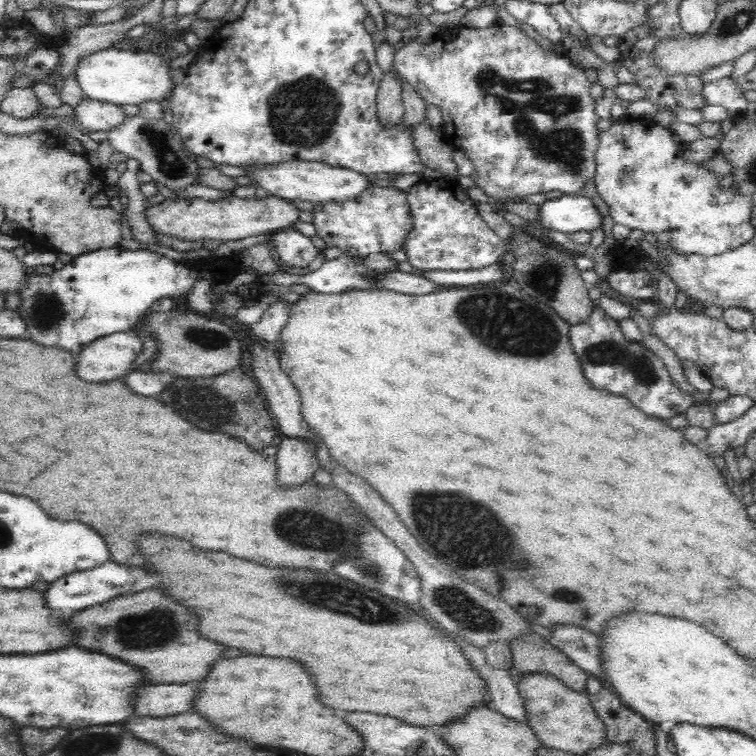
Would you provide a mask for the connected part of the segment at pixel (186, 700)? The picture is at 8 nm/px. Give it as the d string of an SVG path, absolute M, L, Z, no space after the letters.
M196 682L190 684L160 684L142 688L138 692L136 714L138 716L166 717L191 710Z

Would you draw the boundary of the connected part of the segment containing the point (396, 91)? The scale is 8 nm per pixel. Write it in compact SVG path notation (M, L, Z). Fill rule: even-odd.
M391 69L382 75L377 92L377 116L386 128L388 124L399 124L404 120L404 107L401 99L400 77Z

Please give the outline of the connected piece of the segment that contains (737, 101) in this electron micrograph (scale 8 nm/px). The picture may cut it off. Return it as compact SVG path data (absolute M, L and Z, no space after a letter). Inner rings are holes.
M727 76L704 84L702 95L708 106L720 105L728 110L729 114L747 110L747 101L740 97L736 83Z

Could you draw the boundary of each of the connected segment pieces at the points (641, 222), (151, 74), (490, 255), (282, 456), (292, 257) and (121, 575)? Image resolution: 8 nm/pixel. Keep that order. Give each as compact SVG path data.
M624 118L623 120L616 120L608 128L608 130L603 131L600 135L600 140L597 144L597 150L595 152L594 161L596 163L596 172L594 173L593 180L596 183L596 191L598 191L598 196L602 199L610 208L610 214L612 211L612 220L614 224L624 225L630 229L640 229L642 232L652 232L656 235L658 242L664 246L670 246L674 248L678 253L684 254L696 254L704 257L716 256L718 254L723 254L734 248L739 248L742 244L752 242L752 236L754 236L754 226L751 224L751 217L753 216L754 202L753 198L748 198L743 194L737 194L735 190L730 192L730 190L720 190L718 188L718 180L714 178L711 172L704 172L704 170L697 169L696 162L686 162L683 158L678 158L675 154L678 149L682 147L677 146L672 142L670 134L665 127L657 125L653 121L638 121L631 120L629 118Z
M114 47L97 50L80 59L73 77L86 98L116 105L155 102L168 96L170 90L170 72L159 55L134 54L134 51Z
M448 177L422 180L406 191L413 226L404 238L406 262L417 270L482 270L486 266L502 263L506 254L505 240L490 229L479 216L476 205L467 190L458 181Z
M281 436L275 454L278 460L278 480L282 480L282 486L302 485L312 479L319 468L314 451L316 447L312 441Z
M291 228L280 230L272 244L282 262L288 266L308 267L319 252L308 237L298 234L298 231Z
M108 560L88 571L76 571L56 579L54 582L47 583L47 587L42 593L44 593L45 604L51 609L73 612L106 602L115 596L130 593L133 584L132 574L128 573L126 569L122 569L118 563Z

